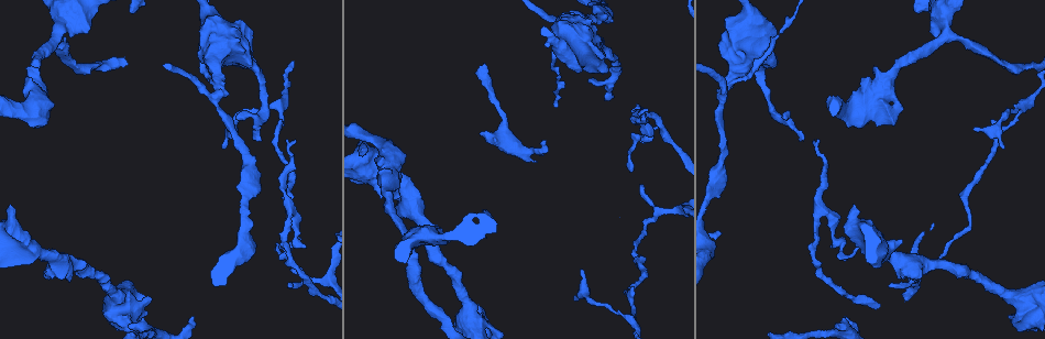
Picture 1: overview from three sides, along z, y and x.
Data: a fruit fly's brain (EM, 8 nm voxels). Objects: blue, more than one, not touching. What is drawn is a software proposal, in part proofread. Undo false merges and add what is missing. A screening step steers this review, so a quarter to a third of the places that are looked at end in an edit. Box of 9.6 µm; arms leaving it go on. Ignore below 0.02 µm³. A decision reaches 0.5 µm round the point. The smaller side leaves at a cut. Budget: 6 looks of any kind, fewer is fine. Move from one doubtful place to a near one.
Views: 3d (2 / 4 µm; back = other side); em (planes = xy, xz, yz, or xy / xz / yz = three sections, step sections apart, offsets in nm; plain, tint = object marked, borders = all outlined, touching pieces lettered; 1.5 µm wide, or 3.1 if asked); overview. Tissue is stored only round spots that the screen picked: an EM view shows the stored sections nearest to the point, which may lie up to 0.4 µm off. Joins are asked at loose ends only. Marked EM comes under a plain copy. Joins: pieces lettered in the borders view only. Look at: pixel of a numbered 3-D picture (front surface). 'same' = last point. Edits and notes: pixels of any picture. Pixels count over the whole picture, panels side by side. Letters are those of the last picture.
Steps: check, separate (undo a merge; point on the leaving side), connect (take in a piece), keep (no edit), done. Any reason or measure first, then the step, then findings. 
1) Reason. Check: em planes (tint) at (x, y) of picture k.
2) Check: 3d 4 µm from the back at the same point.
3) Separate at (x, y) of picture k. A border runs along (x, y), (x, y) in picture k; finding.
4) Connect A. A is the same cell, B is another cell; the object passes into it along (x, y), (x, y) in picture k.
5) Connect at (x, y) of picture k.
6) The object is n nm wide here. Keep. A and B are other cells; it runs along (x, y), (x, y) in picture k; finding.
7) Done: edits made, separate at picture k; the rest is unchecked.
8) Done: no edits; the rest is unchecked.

Branch stops here. Check: em xz step 8 (borders) at (641, 187) of picture 1.

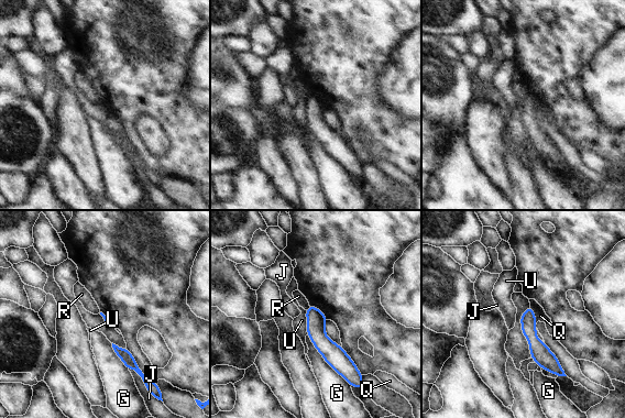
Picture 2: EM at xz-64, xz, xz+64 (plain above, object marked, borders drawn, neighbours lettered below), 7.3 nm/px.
Keep. G, J, Q, R and U are other cells; a border runs along (131, 366), (143, 381) in picture 2; none of them fits.

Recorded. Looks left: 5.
Thick turns thin. Check: em xz step 8 (borders) at (298, 240) of picture 1.

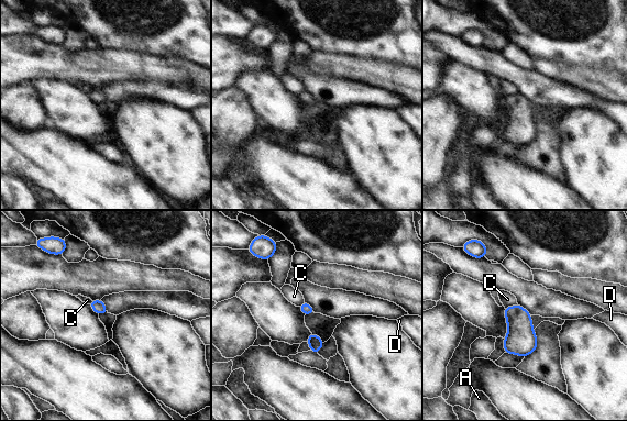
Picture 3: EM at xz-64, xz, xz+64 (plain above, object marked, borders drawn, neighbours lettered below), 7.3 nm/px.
Keep. A, C and D are other cells; a border runs along (517, 303), (504, 307) in picture 3; all the same neuron.

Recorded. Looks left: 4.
Side arm on a straight run. Check: em xy step 4 (tint) at (721, 99) of picture 1.

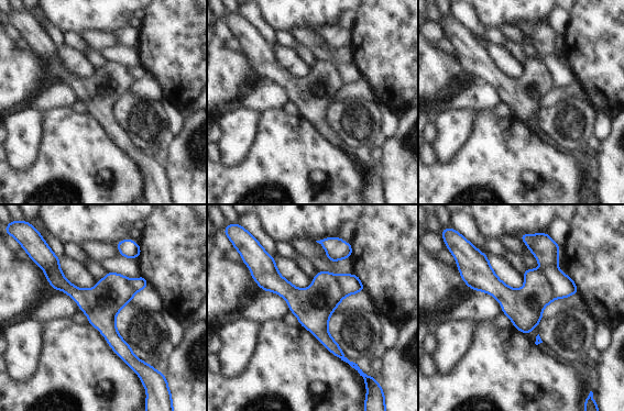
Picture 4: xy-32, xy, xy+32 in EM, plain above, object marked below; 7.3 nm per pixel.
Cut it another way. Check: em planes (borders) at the same point.

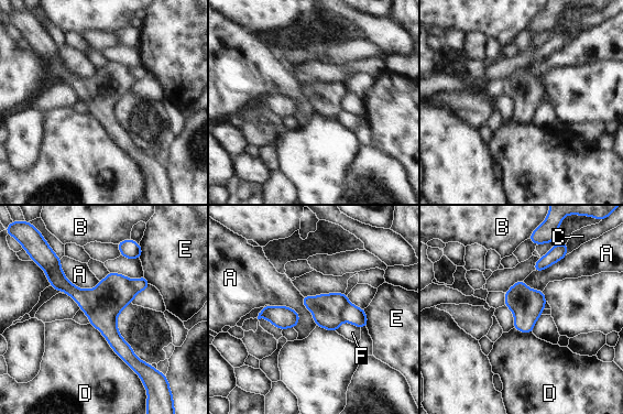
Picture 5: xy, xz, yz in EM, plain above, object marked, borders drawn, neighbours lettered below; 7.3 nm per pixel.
The longest contact is with D, 550 nm. Separate at (327, 309) of picture 5. A, B, C, D, E and F are other cells; a border runs along (349, 303), (343, 313), (343, 320) in picture 5; a second neuron is stuck on.

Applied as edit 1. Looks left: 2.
Done: edits made, separate at picture 5; the rest is unchecked.

